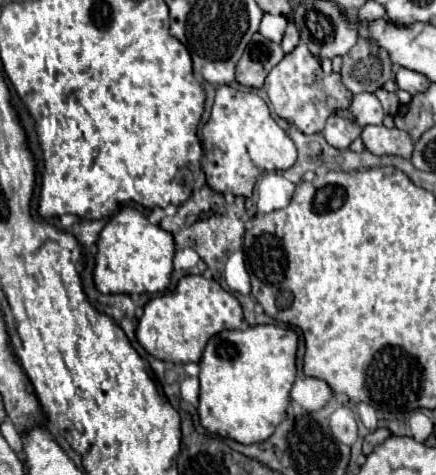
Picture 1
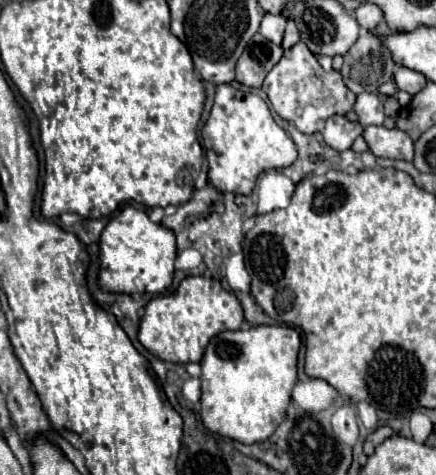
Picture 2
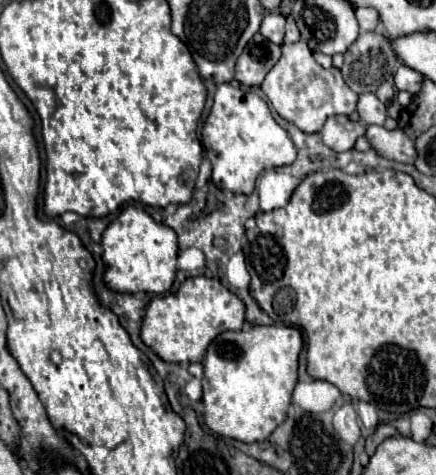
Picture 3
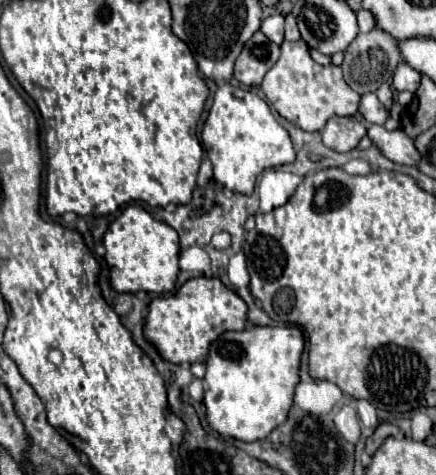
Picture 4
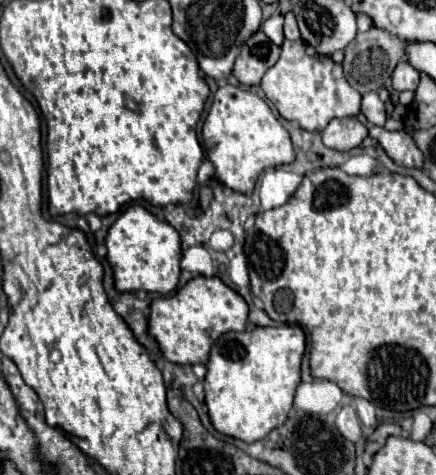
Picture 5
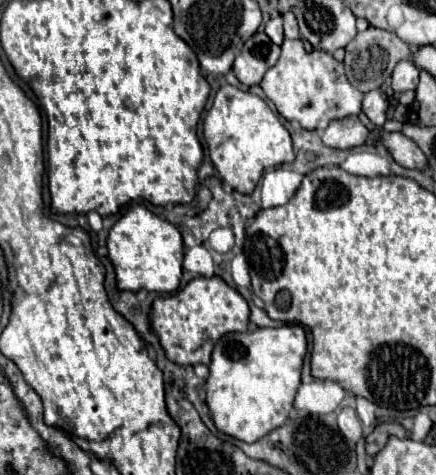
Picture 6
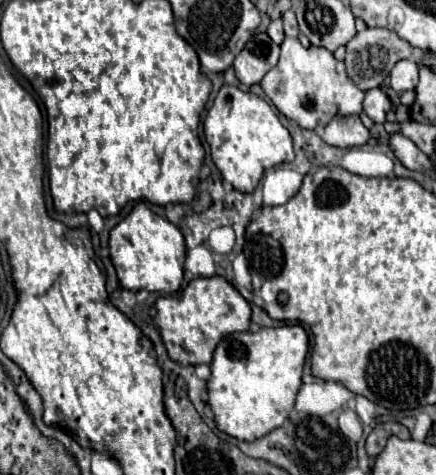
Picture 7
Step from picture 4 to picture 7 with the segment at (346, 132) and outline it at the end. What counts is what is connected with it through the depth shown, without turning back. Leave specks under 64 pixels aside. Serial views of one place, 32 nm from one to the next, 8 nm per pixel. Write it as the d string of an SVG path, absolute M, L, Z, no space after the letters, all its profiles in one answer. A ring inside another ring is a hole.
M356 114L332 118L322 132L322 140L336 148L364 146L368 142L368 138L370 138L370 130L360 122L360 118Z

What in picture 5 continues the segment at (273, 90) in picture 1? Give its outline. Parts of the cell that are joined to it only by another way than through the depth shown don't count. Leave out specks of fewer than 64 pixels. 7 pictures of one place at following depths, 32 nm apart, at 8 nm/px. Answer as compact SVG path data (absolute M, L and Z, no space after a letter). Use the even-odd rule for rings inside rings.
M284 40L280 60L264 74L260 86L282 118L294 120L310 132L324 130L332 118L356 116L360 112L362 94L344 80L342 64L324 54L308 56L304 40Z

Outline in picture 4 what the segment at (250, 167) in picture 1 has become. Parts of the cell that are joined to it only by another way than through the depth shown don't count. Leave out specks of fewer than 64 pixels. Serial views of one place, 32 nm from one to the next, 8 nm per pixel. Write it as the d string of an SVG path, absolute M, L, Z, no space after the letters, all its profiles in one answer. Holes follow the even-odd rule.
M230 84L218 86L214 94L214 104L202 128L202 144L214 166L216 184L248 196L262 170L290 164L296 158L288 132L276 122L268 104L260 96Z

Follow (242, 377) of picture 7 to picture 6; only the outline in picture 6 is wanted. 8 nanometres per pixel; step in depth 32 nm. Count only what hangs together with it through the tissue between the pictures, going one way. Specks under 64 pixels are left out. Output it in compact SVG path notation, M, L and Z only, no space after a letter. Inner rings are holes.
M298 324L222 336L214 346L210 376L204 384L216 428L242 442L256 442L282 426L294 406L306 350L306 332Z

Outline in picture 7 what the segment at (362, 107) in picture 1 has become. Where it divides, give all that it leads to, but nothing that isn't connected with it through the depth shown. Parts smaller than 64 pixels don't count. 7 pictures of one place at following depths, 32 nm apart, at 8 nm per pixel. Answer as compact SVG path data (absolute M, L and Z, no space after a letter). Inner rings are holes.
M372 88L366 92L364 98L364 112L376 122L376 124L384 124L386 120L386 112L392 108L390 98L386 96L386 92L382 88Z

